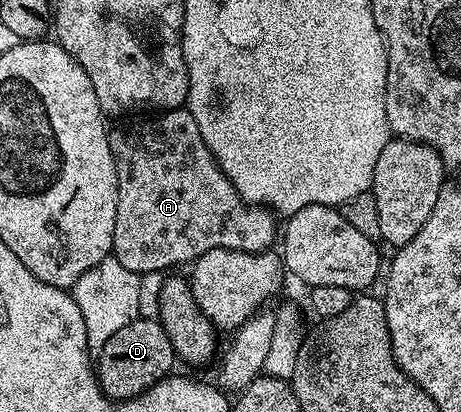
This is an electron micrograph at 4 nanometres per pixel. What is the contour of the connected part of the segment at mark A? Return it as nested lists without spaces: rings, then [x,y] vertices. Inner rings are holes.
[[[188,108],[167,109],[156,115],[149,115],[146,121],[137,121],[126,129],[109,129],[109,146],[117,172],[117,210],[115,211],[115,235],[113,236],[112,256],[127,267],[127,271],[135,271],[139,275],[145,273],[161,273],[164,269],[173,269],[176,265],[188,266],[207,251],[216,249],[234,249],[235,251],[247,251],[248,253],[263,253],[274,248],[273,240],[279,237],[279,221],[270,210],[260,206],[243,203],[241,196],[235,191],[233,185],[227,179],[225,172],[221,170],[213,153],[207,147],[203,135],[199,131],[199,123],[195,123],[193,116],[189,114]]]

